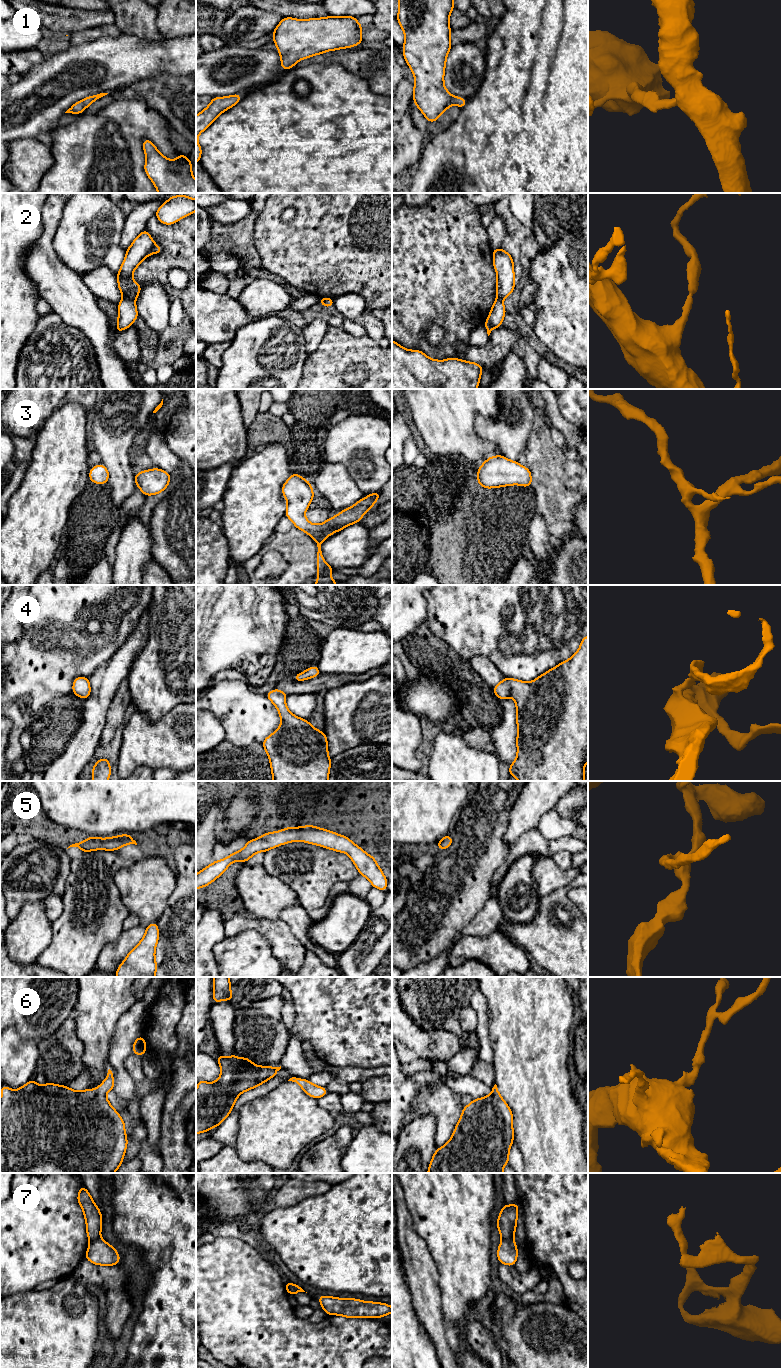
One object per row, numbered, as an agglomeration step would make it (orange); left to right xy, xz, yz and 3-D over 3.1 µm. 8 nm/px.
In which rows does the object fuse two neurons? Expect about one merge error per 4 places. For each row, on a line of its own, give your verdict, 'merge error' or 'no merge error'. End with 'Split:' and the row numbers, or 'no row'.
1: no merge error
2: merge error
3: no merge error
4: no merge error
5: no merge error
6: no merge error
7: merge error
Split: 2, 7

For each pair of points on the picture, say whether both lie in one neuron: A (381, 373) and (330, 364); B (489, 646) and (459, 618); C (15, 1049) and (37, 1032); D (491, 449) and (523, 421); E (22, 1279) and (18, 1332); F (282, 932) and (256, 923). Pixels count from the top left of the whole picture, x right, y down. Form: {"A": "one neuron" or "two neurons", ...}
{"A": "one neuron", "B": "one neuron", "C": "two neurons", "D": "two neurons", "E": "two neurons", "F": "one neuron"}

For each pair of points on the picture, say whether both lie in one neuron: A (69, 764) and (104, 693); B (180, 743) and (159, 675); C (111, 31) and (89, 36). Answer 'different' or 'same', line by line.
A: same
B: different
C: same

